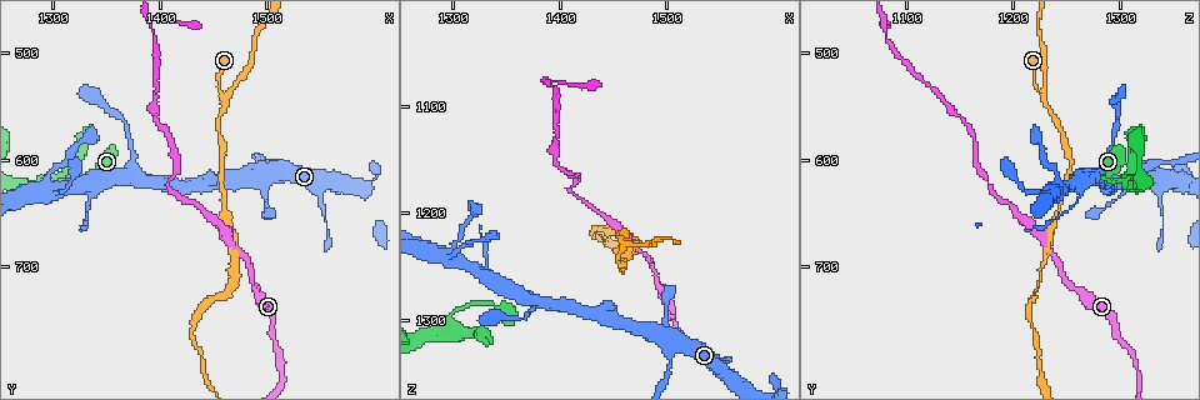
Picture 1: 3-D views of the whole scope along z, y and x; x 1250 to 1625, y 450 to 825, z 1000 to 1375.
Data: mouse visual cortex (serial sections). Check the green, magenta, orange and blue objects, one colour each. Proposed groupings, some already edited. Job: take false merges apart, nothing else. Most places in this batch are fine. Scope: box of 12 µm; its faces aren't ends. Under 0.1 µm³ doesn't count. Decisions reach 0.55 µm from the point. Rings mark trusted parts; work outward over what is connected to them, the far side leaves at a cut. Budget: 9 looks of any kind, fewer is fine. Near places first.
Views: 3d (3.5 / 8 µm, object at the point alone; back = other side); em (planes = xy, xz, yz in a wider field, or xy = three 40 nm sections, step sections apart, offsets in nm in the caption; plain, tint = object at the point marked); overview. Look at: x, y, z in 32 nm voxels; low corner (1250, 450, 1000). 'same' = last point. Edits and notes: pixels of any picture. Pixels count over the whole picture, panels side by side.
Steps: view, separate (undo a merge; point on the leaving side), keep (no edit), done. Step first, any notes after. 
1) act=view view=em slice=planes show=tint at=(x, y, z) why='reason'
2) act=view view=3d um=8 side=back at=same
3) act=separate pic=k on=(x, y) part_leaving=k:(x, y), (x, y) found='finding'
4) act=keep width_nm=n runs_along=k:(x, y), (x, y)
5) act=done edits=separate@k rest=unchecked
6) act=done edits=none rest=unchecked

act=view view=3d um=8 at=(1506, 606, 1330) why='abrupt turn'

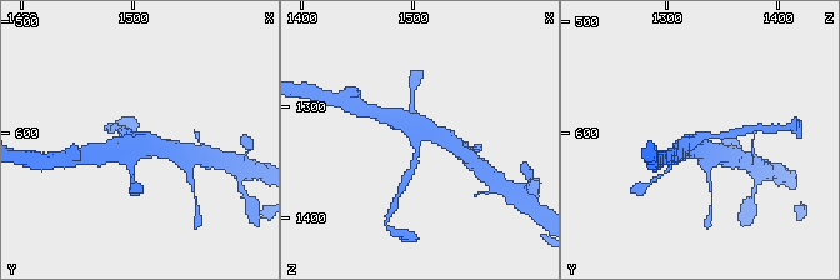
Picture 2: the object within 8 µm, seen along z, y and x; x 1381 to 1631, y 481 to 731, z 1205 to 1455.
act=view view=3d um=3.5 at=(1504, 606, 1330) why='zoom in'

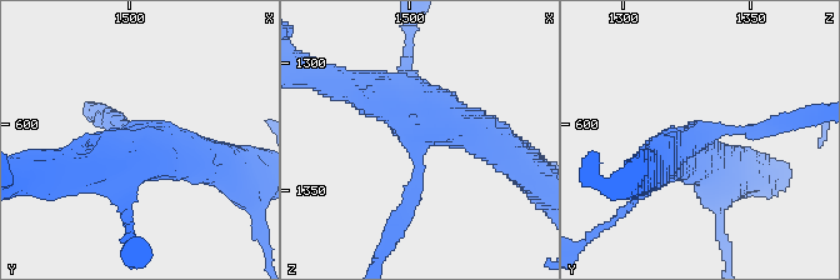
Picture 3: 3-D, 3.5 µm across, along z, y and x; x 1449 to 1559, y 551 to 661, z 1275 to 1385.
act=keep runs_along=3:(485, 138), (420, 138), (401, 218) found='continuous, no second cell'

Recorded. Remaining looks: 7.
act=view view=3d um=3.5 at=(1460, 542, 1228) why='a narrow waist'

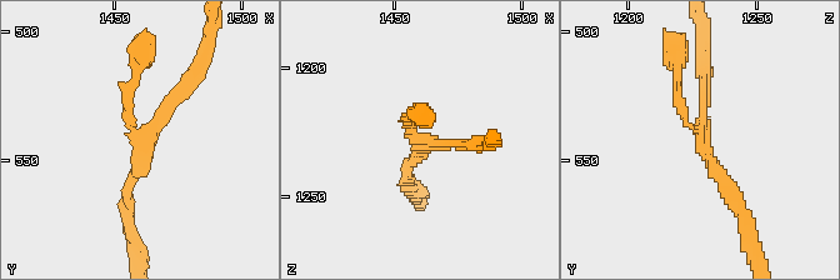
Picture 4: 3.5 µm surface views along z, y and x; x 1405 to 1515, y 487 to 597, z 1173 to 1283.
act=view view=em slice=xy step=3 show=tint at=(1458, 541, 1228) why='need the tissue'

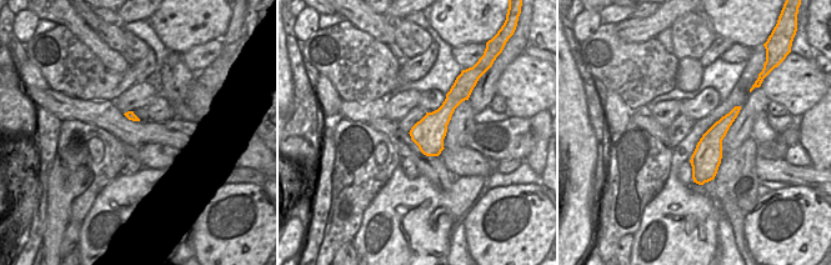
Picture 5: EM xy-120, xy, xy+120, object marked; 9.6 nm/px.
act=keep runs_along=4:(678, 64), (680, 109), (738, 205) found='one cell here'

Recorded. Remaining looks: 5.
act=view view=3d um=3.5 at=(1396, 484, 1080) why='a narrow waist'

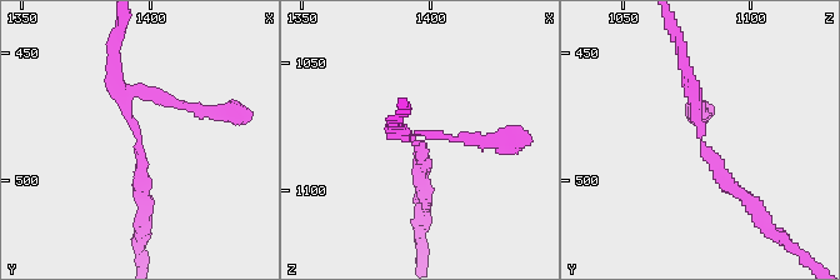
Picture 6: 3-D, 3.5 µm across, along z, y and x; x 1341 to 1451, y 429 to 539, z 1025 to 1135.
act=view view=em slice=xy step=2 show=tint at=(1395, 483, 1080) why='now the EM'

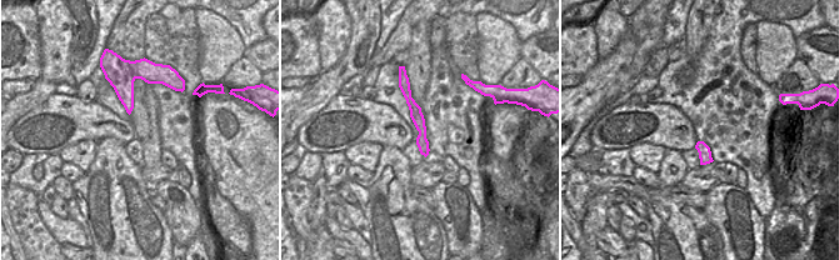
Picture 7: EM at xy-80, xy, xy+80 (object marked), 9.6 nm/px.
act=view view=em slice=xy step=1 show=tint at=same

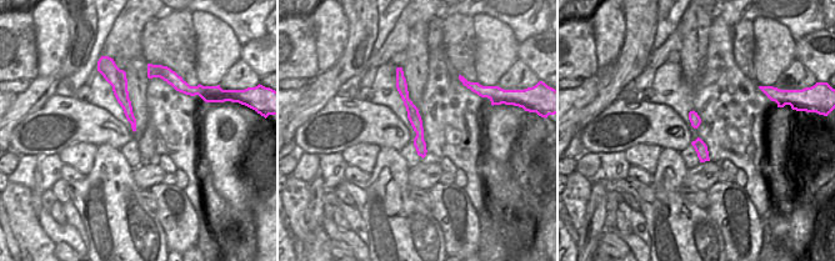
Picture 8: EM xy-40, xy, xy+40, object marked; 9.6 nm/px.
act=keep runs_along=6:(746, 200), (704, 150), (695, 96) found='all the same cell'

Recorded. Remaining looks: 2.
act=view view=3d um=3.5 at=(1374, 618, 1280) why='small branch off a trunk'

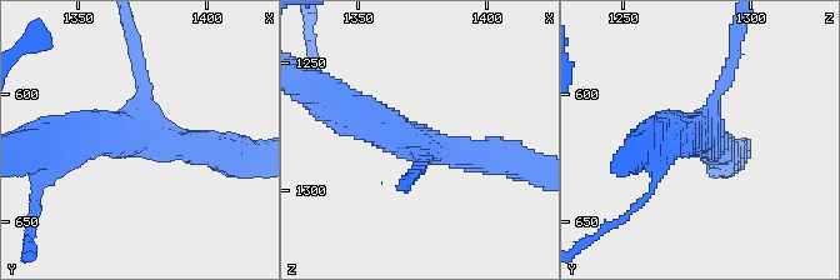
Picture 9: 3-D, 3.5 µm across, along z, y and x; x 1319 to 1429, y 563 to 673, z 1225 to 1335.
act=view view=em slice=planes show=tint at=(1376, 618, 1283) arms=3 arm_widths_nm=150,400,500

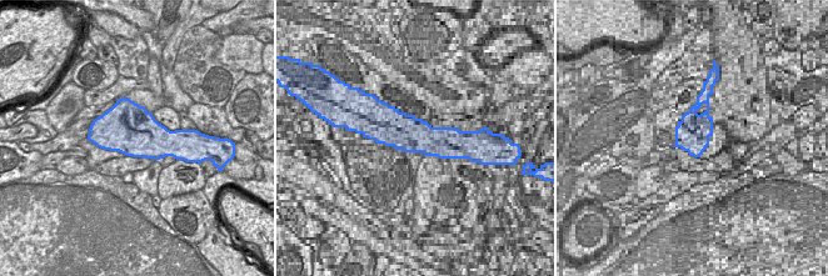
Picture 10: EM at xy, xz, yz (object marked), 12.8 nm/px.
act=keep runs_along=9:(504, 160), (438, 150), (346, 109) found='continuous, no second cell'

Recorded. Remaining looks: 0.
act=done edits=none rest=unchecked

